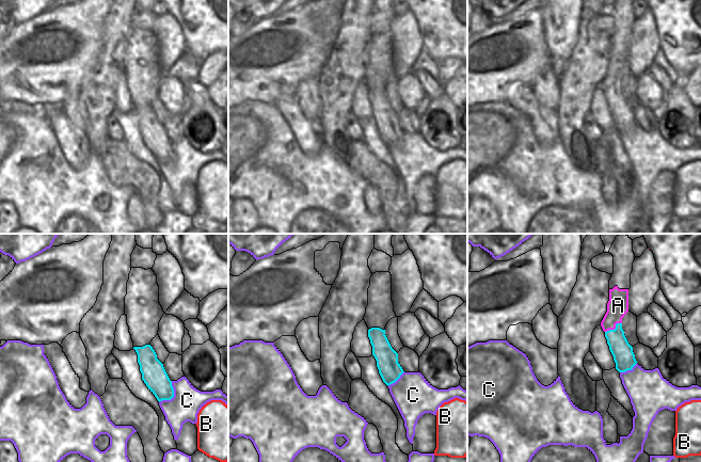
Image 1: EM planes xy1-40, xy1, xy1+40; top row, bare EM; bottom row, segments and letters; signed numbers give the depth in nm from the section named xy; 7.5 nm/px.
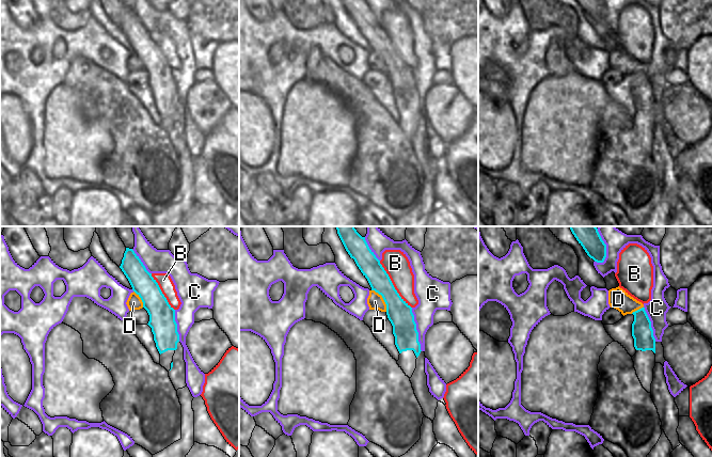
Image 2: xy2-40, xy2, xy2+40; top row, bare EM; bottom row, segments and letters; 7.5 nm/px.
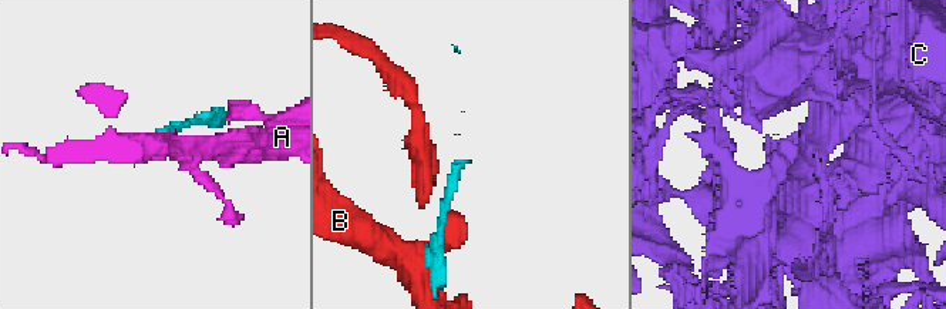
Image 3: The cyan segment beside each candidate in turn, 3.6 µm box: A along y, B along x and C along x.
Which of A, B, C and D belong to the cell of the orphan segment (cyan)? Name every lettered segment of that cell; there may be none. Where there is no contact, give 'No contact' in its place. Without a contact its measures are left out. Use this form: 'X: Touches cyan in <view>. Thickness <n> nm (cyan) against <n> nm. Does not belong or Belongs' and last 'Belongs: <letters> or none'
A: Touches cyan in xy1+40. Thickness 160 nm (cyan) against 160 nm. Does not belong
B: Touches cyan in xy2. Thickness 180 nm (cyan) against 190 nm. Does not belong
C: Touches cyan in xy2. Thickness 180 nm (cyan) against 180 nm. Does not belong
D: Touches cyan in xy2. Thickness 180 nm (cyan) against 120 nm. Does not belong
Belongs: none.

